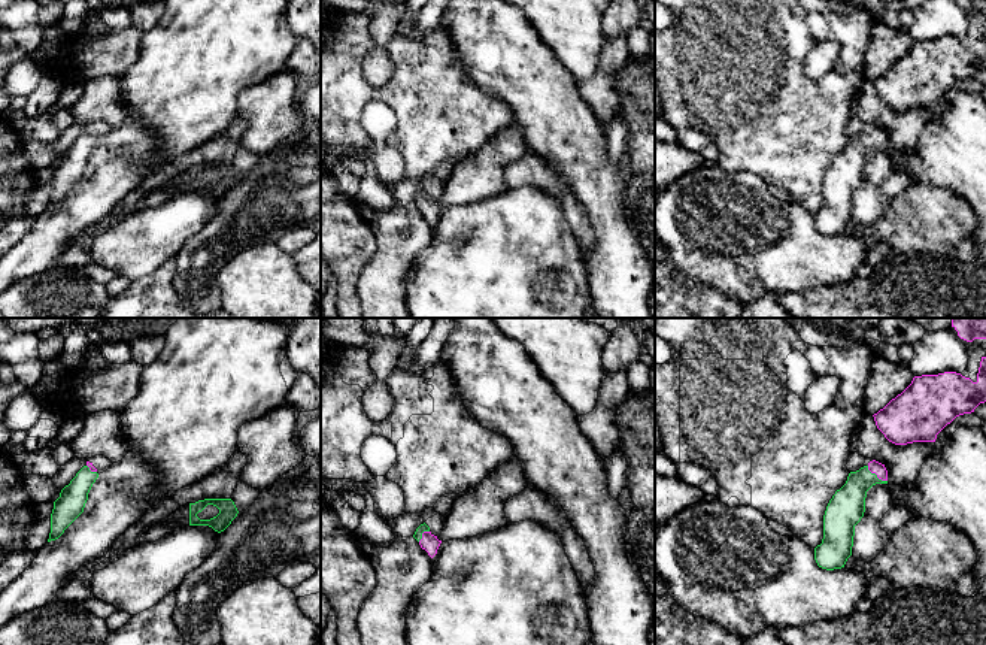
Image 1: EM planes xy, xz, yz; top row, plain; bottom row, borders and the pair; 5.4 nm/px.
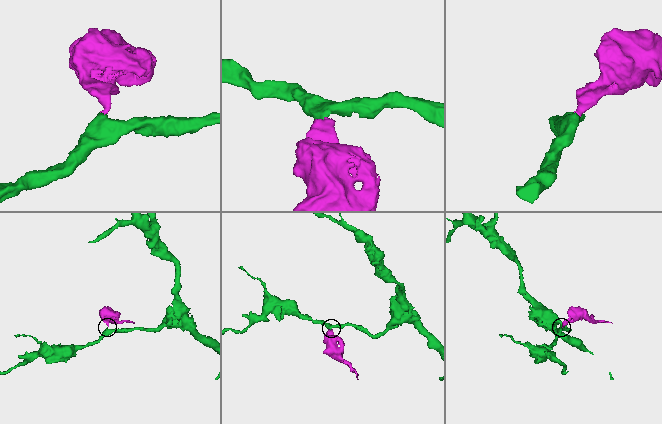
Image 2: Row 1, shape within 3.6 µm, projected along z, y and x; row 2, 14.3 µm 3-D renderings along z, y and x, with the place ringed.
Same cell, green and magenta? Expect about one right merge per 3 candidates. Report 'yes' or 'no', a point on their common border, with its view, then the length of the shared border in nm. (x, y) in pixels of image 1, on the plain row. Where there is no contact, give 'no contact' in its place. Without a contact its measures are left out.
yes | yz (876, 141) | 140 nm

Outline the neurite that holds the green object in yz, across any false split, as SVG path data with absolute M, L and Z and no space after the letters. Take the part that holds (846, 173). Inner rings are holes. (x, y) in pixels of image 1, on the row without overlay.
M873 125L850 137L846 149L835 157L823 181L823 205L814 214L814 225L826 236L844 233L852 221L855 191L865 178L867 157L876 149L888 149L885 130Z

